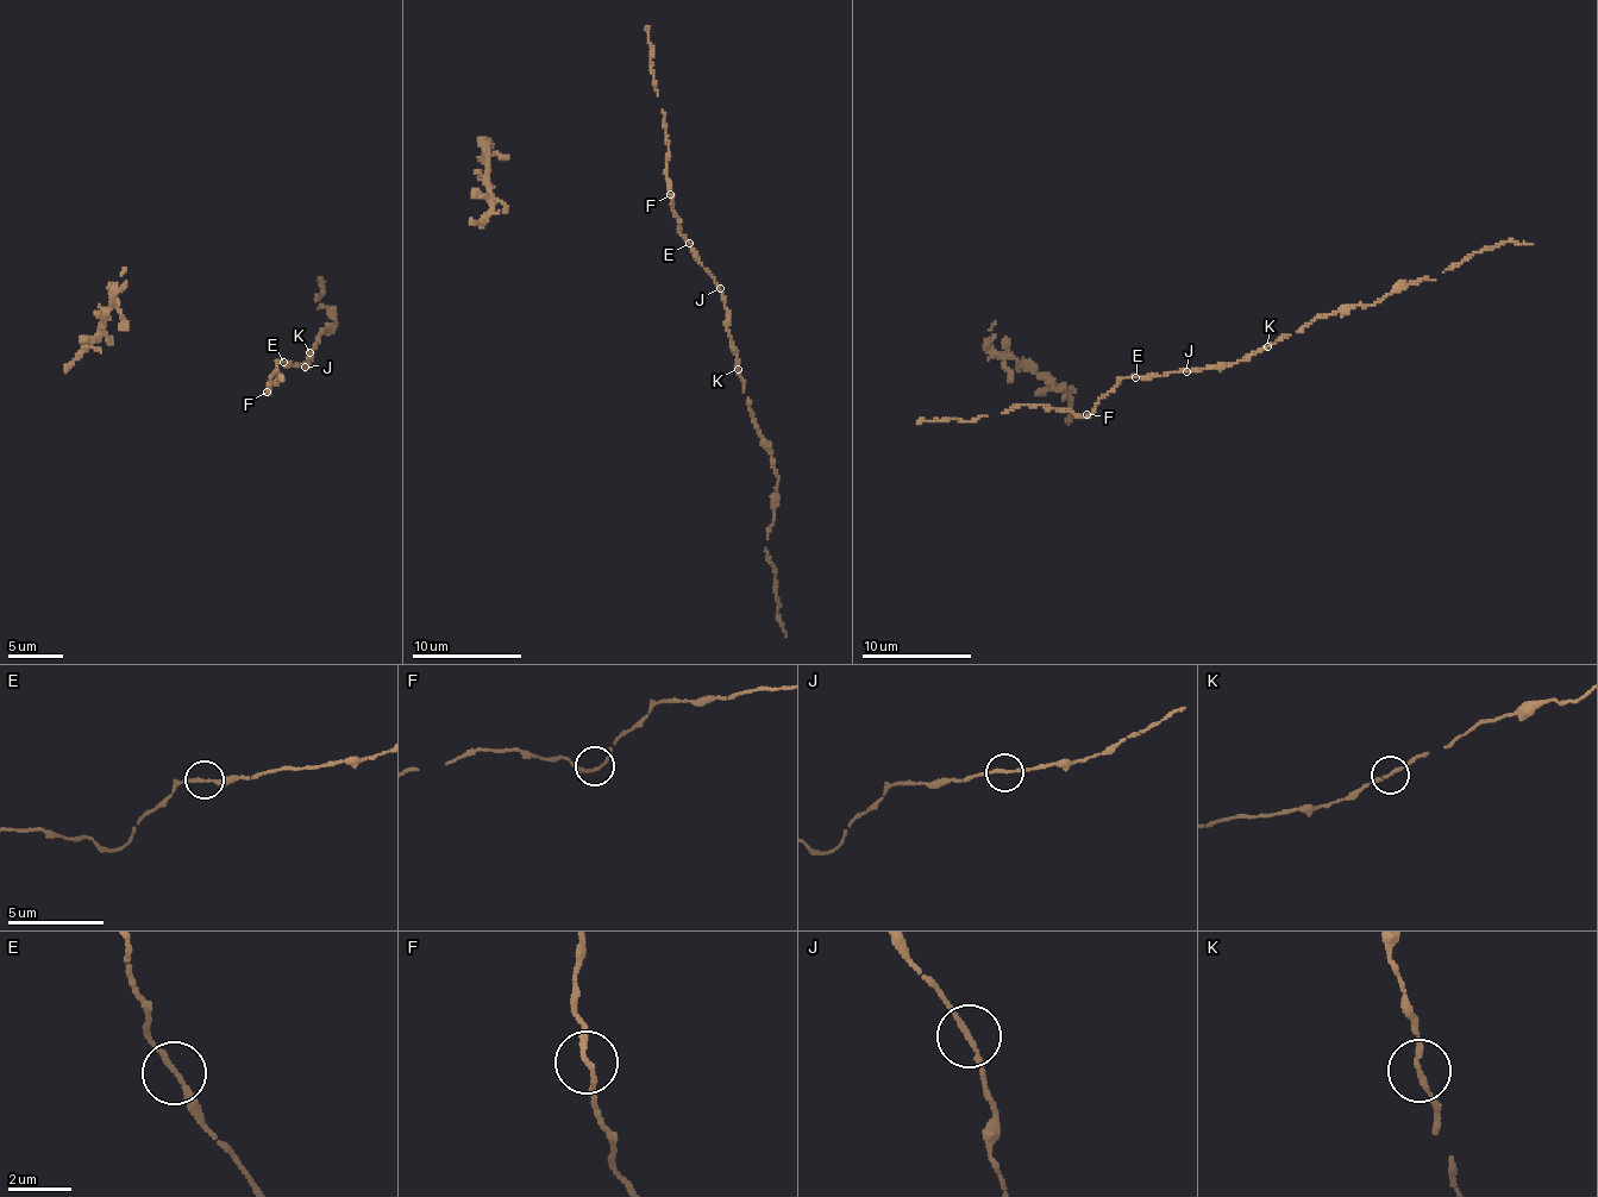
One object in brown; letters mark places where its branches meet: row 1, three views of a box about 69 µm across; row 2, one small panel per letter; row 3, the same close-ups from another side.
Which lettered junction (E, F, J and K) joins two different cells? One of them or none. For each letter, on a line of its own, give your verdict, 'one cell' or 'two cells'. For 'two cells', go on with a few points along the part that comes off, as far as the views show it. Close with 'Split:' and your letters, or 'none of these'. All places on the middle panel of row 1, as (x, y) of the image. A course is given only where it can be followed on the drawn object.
E: one cell
F: one cell
J: one cell
K: one cell
Split: none of these

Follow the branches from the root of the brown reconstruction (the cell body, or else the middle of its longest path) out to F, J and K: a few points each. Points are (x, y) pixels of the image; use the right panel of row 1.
F: (1133, 377), (1123, 377), (1086, 414)
J: (1133, 377), (1186, 371)
K: (1133, 377), (1228, 367), (1246, 361), (1267, 346)

